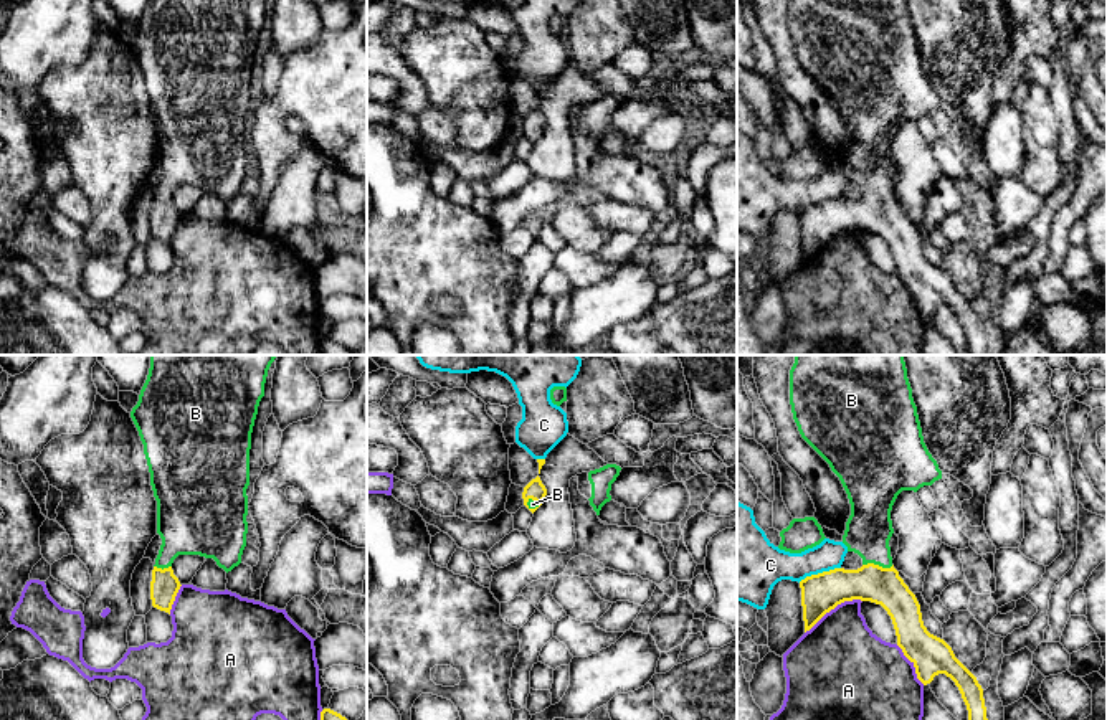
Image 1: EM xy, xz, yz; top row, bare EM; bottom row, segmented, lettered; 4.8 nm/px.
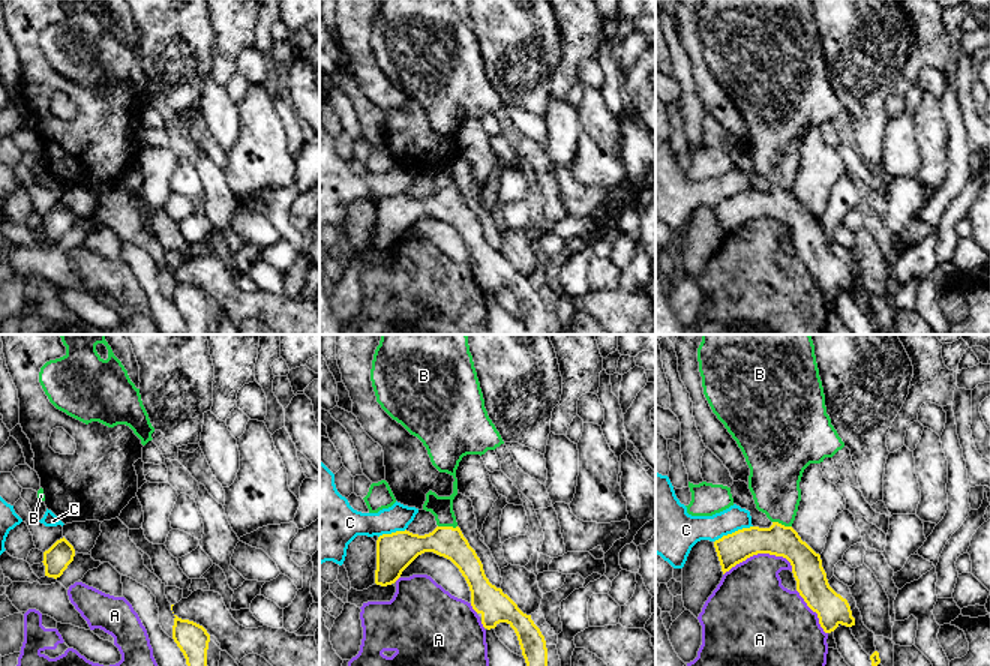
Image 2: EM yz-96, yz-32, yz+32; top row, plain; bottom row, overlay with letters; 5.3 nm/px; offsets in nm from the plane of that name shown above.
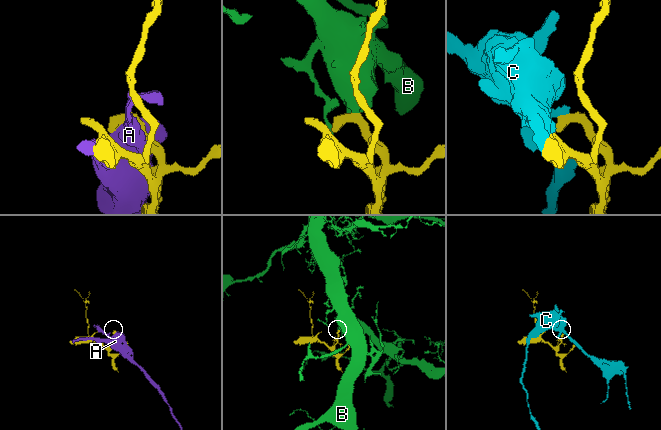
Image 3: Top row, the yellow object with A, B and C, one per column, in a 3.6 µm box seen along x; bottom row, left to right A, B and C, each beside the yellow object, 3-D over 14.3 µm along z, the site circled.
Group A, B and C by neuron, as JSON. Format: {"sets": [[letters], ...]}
{"sets": [["A"], ["B"], ["C"]]}

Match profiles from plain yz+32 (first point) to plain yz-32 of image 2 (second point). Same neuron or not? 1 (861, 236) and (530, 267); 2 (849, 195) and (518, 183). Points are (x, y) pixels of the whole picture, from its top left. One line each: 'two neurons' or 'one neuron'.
1: one neuron
2: one neuron

